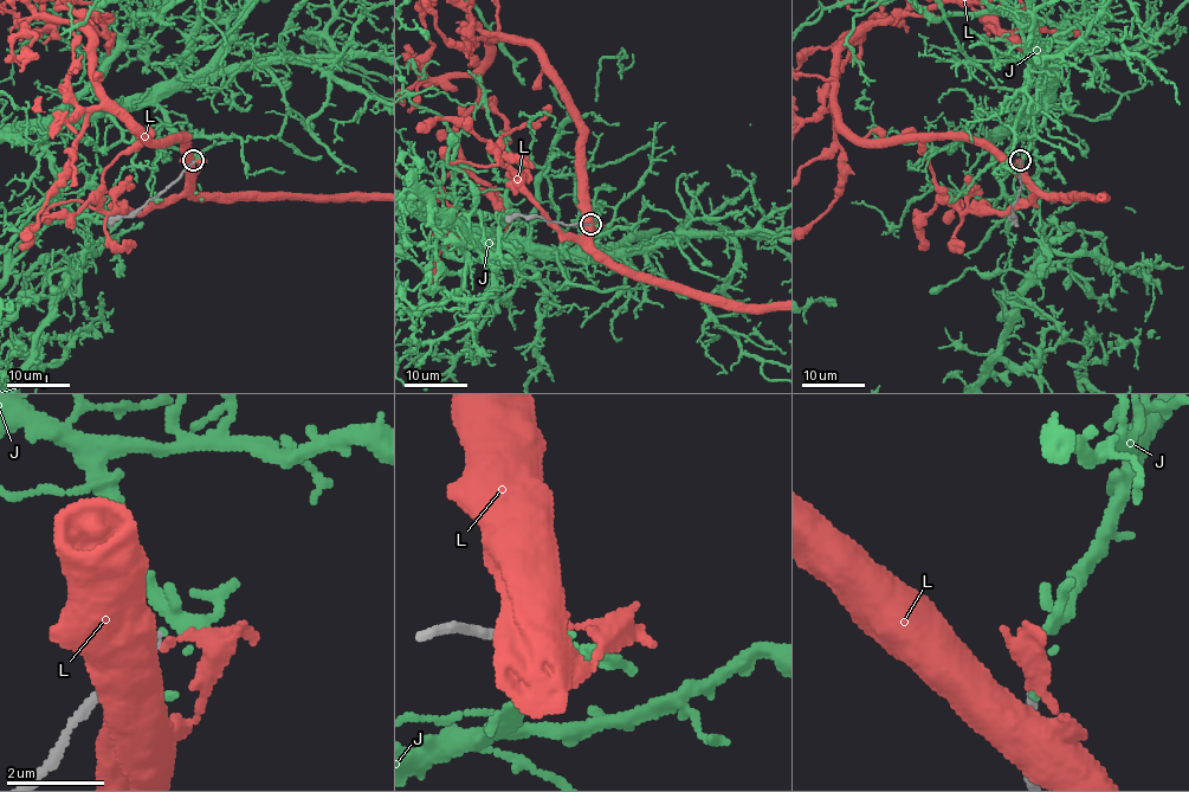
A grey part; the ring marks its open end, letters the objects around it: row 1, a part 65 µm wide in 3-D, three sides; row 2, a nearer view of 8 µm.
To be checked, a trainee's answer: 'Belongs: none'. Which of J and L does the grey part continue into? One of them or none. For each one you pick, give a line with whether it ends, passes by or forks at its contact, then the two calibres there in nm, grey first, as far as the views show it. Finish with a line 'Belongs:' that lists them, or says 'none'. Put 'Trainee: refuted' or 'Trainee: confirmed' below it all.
Belongs: none
Trainee: confirmed

